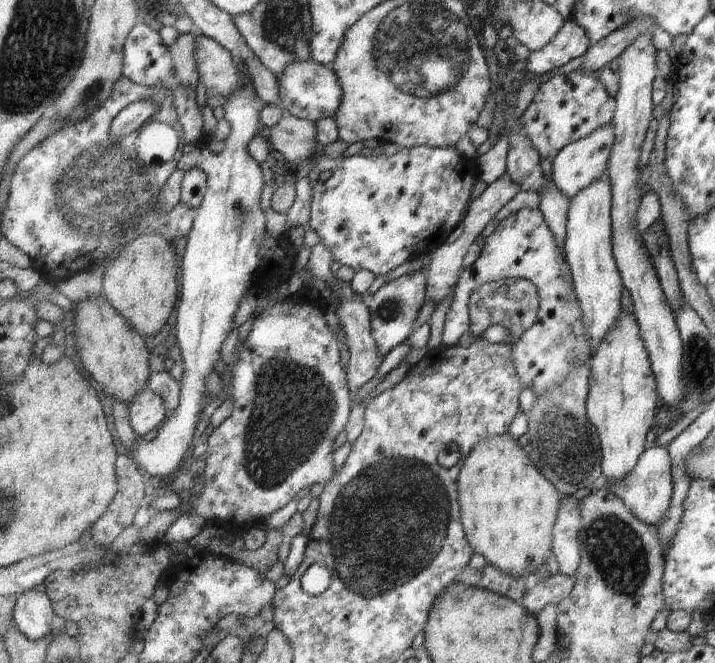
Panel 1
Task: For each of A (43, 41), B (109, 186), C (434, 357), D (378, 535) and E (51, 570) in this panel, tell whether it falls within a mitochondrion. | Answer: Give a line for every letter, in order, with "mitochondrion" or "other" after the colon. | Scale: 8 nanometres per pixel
A: mitochondrion
B: mitochondrion
C: other
D: mitochondrion
E: other

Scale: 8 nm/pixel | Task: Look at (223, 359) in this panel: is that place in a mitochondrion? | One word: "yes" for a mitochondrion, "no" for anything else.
no

